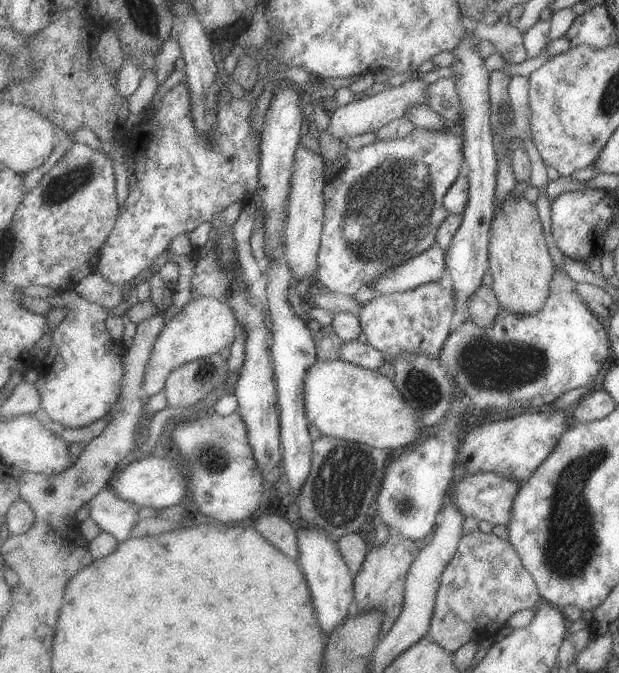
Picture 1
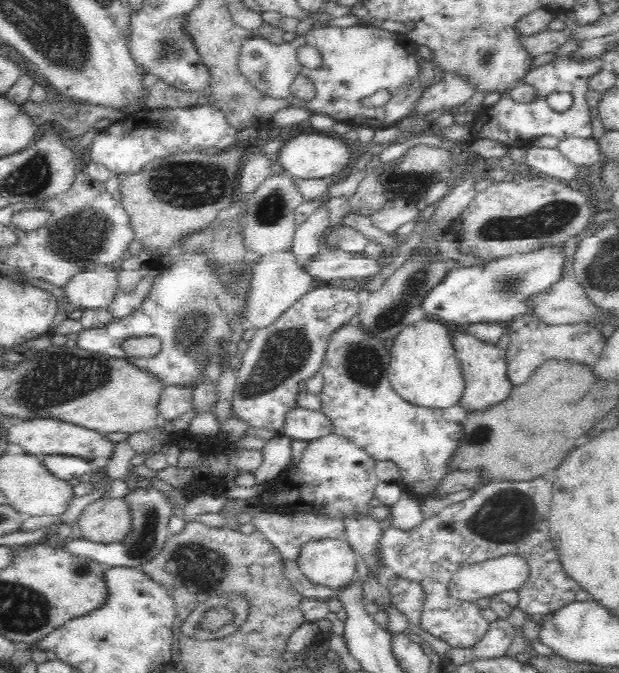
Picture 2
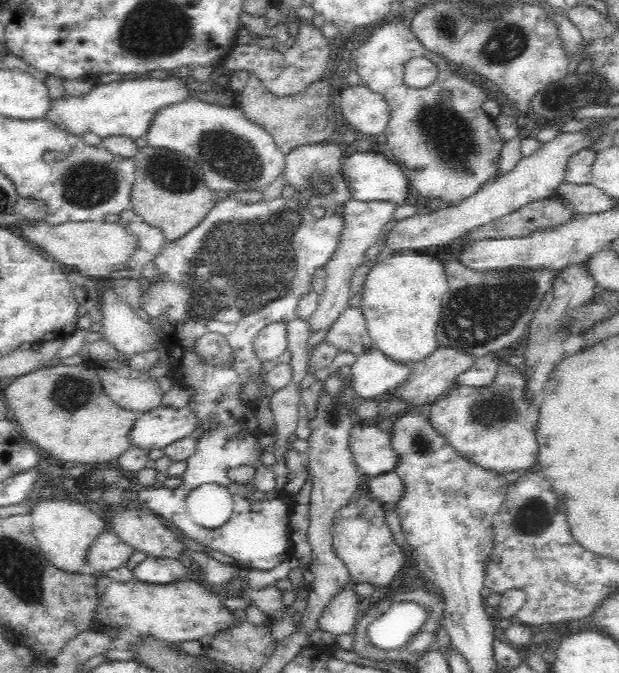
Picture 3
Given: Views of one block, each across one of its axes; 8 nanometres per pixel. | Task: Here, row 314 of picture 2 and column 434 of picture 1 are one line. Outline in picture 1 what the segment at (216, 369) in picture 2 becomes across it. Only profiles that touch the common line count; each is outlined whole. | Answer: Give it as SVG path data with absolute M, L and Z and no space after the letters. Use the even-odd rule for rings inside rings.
M463 118L443 130L416 128L402 139L375 140L360 150L344 149L346 167L324 188L326 219L318 254L318 280L319 285L353 297L363 287L370 288L375 279L383 278L390 268L409 262L436 244L439 227L450 215L444 199L466 160Z

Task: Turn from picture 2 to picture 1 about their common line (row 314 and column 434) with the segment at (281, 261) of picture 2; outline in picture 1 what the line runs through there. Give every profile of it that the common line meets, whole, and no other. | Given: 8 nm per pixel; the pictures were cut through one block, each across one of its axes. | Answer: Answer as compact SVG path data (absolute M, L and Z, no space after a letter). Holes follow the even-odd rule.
M435 244L409 262L390 268L383 278L375 279L370 288L382 295L390 295L438 281L447 273L446 255L447 252Z

